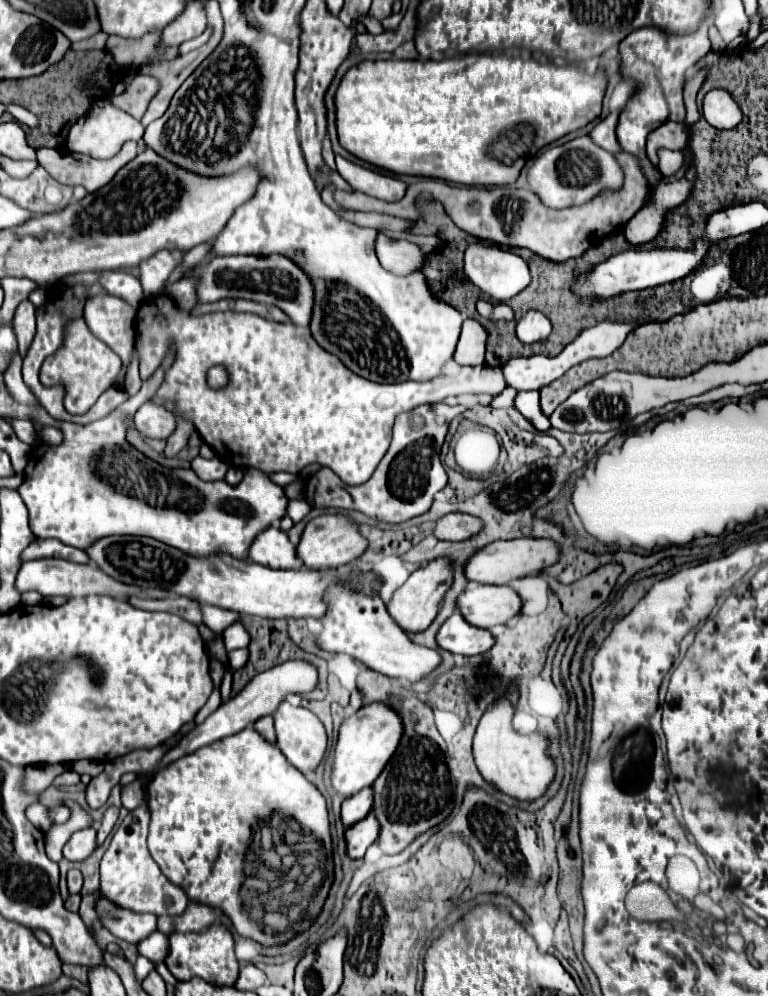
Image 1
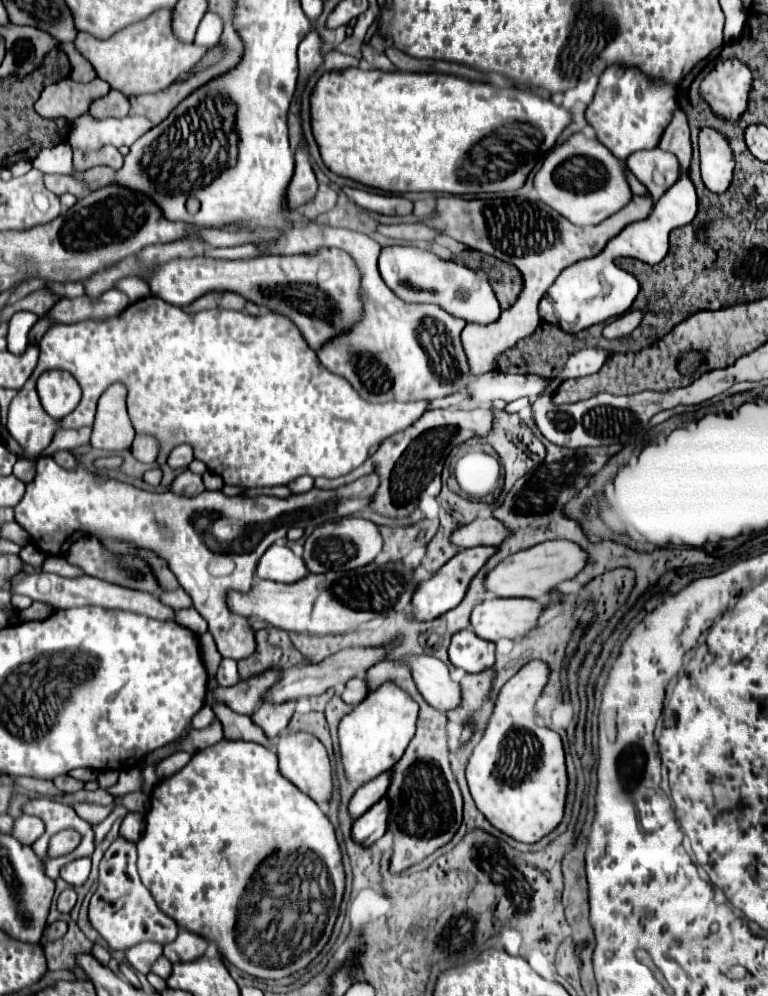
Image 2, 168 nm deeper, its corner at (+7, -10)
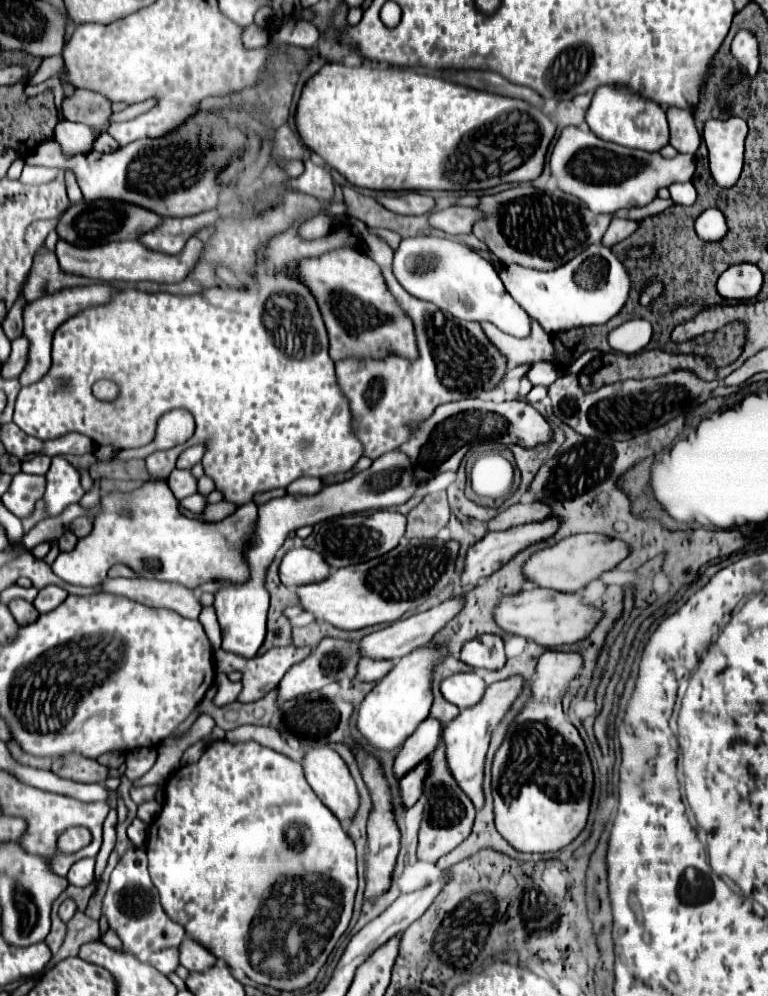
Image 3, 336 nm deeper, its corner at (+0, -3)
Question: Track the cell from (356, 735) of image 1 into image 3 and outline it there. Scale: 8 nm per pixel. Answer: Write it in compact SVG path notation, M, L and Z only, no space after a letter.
M420 648L416 652L410 652L370 690L370 694L362 700L356 716L356 728L362 734L362 738L368 742L368 746L376 750L392 752L400 748L404 740L412 736L416 726L428 718L432 706L430 674L432 674L432 666L442 656L446 654L434 648Z

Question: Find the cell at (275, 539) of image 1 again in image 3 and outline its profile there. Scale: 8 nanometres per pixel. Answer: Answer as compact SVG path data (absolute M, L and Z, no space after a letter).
M306 546L288 550L280 562L280 580L288 588L320 582L328 574L330 566L324 562L324 558L316 550Z

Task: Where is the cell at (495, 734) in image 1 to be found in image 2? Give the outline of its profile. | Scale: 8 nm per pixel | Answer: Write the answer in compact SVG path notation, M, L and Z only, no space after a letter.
M529 661L499 693L493 717L467 765L467 783L485 819L519 843L537 843L559 827L567 801L567 765L559 733L535 723L535 703L549 681L545 661Z

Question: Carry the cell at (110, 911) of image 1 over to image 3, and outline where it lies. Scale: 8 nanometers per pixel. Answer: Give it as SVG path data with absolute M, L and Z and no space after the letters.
M164 948L160 952L154 952L148 958L148 964L152 964L156 970L160 970L162 974L170 974L176 970L178 962L178 948Z

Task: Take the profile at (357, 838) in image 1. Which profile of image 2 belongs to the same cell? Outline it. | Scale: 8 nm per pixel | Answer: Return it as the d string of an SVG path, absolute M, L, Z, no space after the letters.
M383 797L379 803L375 803L365 815L361 815L353 825L353 839L361 845L369 847L373 841L381 839L387 831L387 821L391 813L391 801Z

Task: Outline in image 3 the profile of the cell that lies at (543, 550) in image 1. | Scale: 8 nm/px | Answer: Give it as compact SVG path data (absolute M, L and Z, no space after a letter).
M576 534L532 554L528 562L524 562L522 574L528 582L540 588L550 588L558 592L578 592L588 582L596 580L602 572L612 570L626 556L628 556L628 546L620 540L612 540L602 534Z

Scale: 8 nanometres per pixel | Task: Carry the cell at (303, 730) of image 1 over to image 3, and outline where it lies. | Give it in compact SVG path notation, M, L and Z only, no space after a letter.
M314 744L306 750L302 758L302 768L304 768L306 782L312 786L316 796L338 816L338 820L348 820L354 816L354 812L358 810L358 792L348 772L348 766L344 764L338 752L334 752L328 744Z

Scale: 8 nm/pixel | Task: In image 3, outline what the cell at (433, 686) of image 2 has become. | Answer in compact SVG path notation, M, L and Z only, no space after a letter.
M458 672L458 674L448 676L440 684L442 696L448 702L456 704L460 710L474 706L482 698L484 690L486 690L486 684L482 676L476 672Z

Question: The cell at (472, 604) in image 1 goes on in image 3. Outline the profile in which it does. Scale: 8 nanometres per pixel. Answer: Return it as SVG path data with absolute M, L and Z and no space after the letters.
M530 588L530 590L520 590L518 594L512 596L504 596L500 598L492 614L494 622L504 632L534 640L542 646L560 646L584 640L602 616L596 608L582 604L580 594L562 594L546 588Z

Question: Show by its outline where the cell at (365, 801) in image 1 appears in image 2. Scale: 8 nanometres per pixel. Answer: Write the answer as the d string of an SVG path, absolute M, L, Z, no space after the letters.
M385 771L381 775L377 775L375 779L367 781L363 787L357 789L357 793L353 795L351 803L349 803L349 813L353 817L361 817L365 811L371 809L371 805L375 805L379 799L385 797L387 787L391 783L391 771Z

